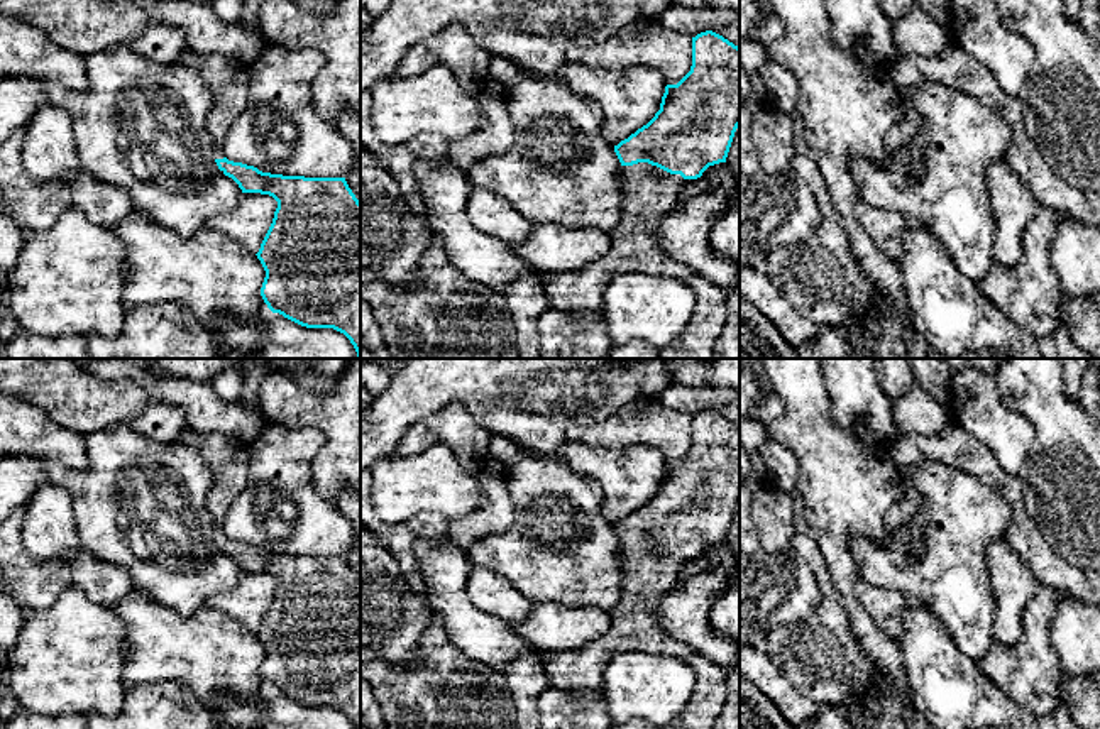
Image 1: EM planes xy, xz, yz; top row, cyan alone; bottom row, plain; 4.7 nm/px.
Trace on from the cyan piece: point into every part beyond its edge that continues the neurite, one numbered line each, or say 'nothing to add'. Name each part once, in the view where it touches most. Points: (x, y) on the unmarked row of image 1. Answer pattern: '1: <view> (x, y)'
1: xz (648, 570)

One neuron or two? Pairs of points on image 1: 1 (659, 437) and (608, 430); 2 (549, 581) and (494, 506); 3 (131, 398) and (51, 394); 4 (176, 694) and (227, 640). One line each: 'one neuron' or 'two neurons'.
1: one neuron
2: two neurons
3: one neuron
4: two neurons

